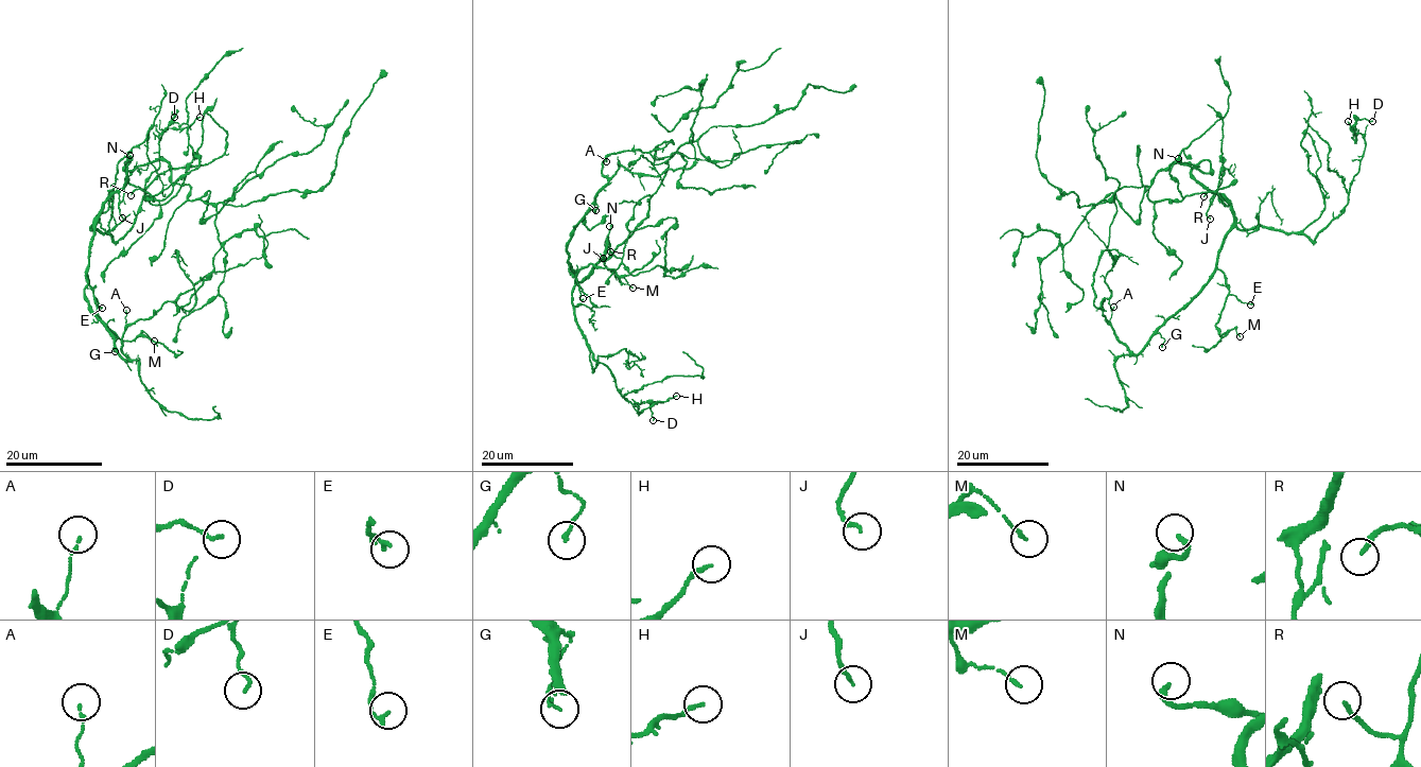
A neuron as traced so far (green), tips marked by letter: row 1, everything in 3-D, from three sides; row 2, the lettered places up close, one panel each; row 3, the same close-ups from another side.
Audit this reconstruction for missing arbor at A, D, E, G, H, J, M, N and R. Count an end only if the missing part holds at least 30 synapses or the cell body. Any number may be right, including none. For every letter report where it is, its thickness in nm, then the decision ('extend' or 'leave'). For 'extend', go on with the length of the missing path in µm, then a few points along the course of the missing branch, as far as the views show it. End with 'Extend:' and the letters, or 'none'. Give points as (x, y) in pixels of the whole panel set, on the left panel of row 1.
A: (126, 310) | 110 nm | leave
D: (174, 117) | 150 nm | leave
E: (102, 308) | 150 nm | leave
G: (115, 351) | 130 nm | leave
H: (200, 117) | 130 nm | leave
J: (122, 218) | 140 nm | leave
M: (154, 341) | 110 nm | leave
N: (130, 155) | 240 nm | extend | 50 µm | (130, 155), (122, 161), (84, 230), (75, 268), (76, 277), (91, 299), (91, 320), (88, 319)
R: (131, 195) | 160 nm | leave
Extend: N

